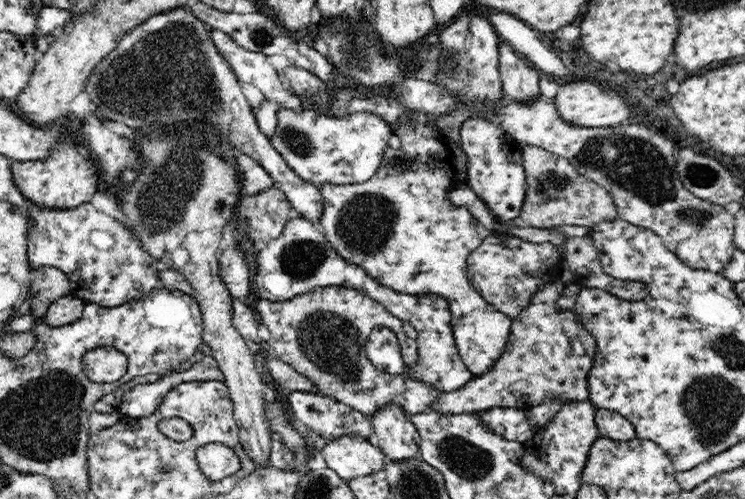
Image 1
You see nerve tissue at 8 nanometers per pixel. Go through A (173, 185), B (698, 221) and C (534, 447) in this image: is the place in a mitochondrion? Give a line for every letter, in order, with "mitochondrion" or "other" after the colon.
A: mitochondrion
B: mitochondrion
C: other

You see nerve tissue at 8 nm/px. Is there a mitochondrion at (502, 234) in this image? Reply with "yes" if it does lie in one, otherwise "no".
no

